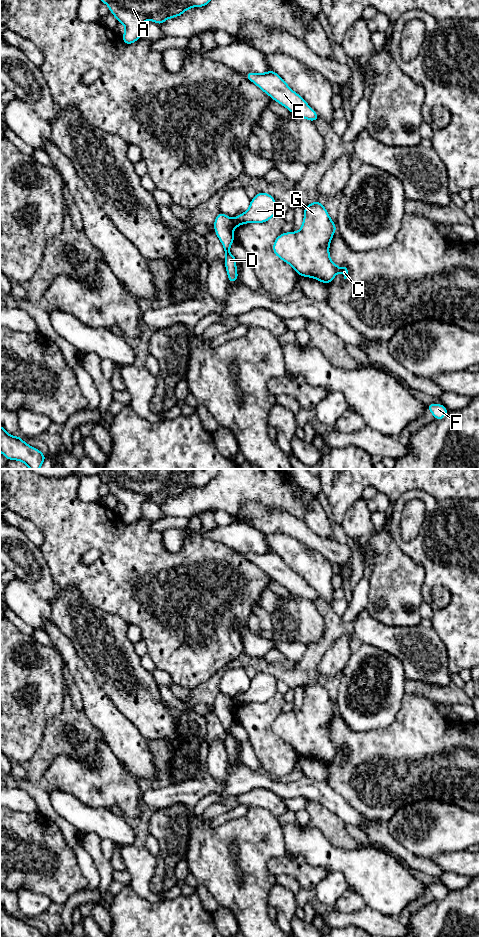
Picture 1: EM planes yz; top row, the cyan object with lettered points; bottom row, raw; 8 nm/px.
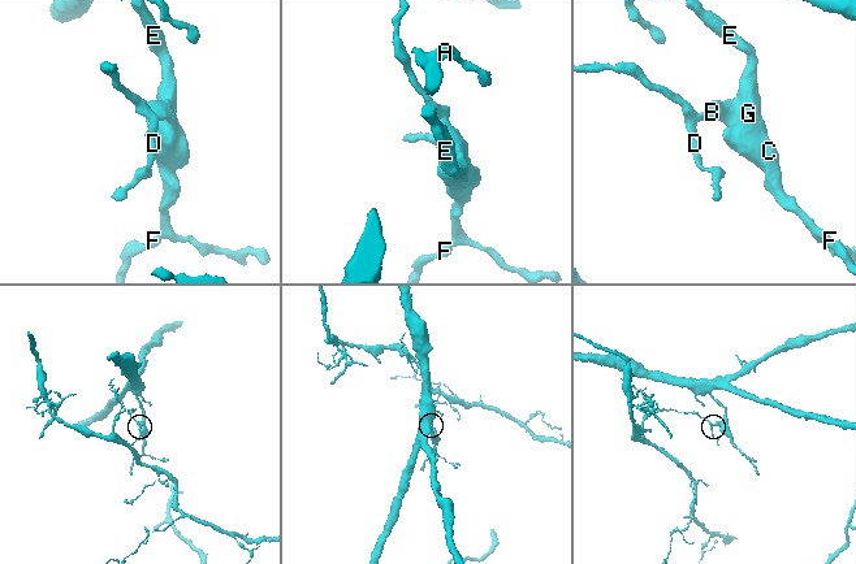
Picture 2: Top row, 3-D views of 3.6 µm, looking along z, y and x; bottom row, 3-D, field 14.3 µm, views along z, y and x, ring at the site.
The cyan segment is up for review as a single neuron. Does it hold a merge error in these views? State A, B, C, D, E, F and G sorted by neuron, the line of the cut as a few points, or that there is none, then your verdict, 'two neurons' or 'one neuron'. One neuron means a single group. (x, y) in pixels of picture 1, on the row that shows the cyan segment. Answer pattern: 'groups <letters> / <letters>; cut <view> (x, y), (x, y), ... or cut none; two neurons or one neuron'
groups A B C E F G / D; cut yz (232, 219), (235, 227); two neurons

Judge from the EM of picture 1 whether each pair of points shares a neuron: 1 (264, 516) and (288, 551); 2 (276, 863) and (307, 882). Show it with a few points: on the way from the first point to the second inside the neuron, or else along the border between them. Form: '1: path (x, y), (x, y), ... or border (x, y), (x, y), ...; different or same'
1: border (265, 533), (283, 533), (293, 536), (298, 540); different
2: path (284, 866), (291, 866), (299, 874); same

